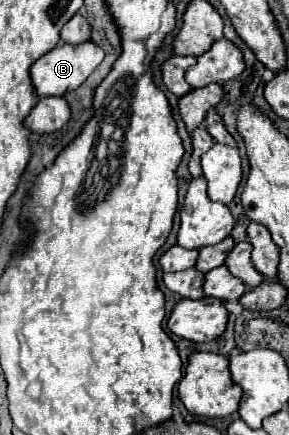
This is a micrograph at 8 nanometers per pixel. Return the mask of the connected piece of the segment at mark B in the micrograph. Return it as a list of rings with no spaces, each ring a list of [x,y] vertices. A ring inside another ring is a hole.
[[[85,41],[79,45],[59,43],[55,49],[51,49],[33,63],[31,67],[33,87],[37,95],[65,95],[69,91],[75,91],[95,71],[95,67],[103,61],[103,57],[105,57],[103,49],[93,41]]]

